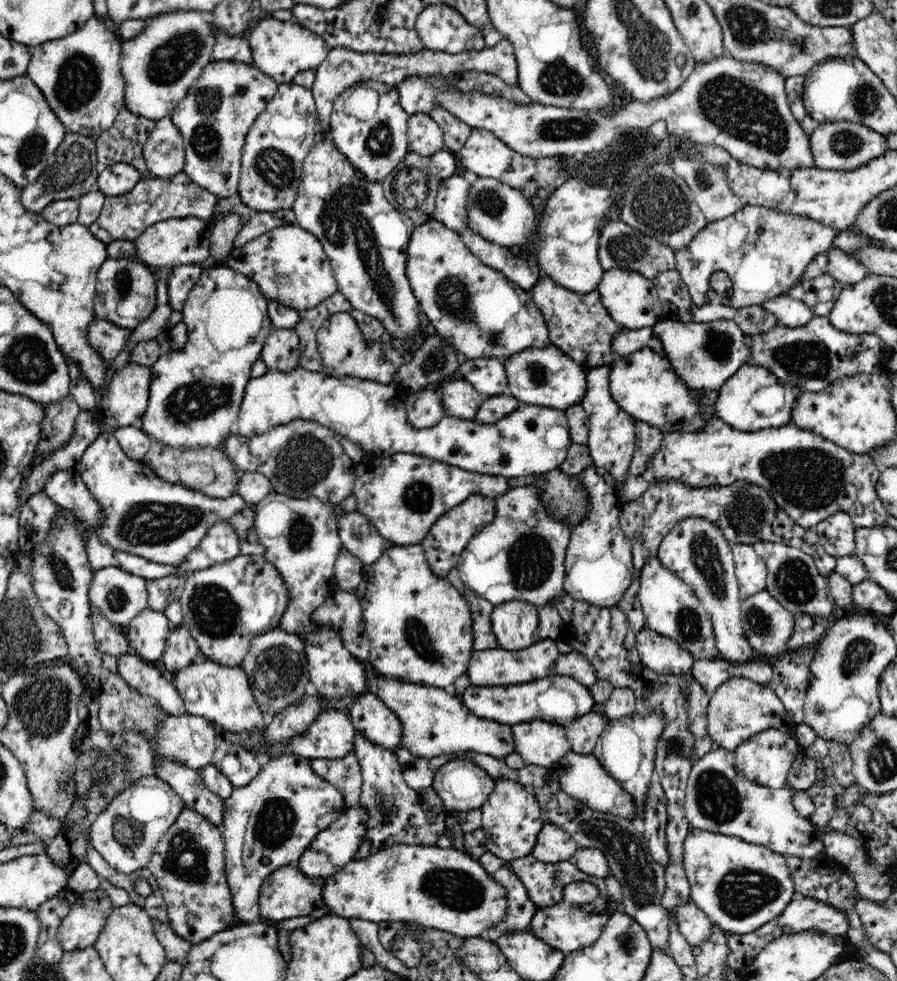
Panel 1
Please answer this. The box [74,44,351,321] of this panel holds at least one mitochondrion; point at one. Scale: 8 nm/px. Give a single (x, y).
(206, 144)

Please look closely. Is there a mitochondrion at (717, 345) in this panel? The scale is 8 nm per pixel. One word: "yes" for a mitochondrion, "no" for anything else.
yes

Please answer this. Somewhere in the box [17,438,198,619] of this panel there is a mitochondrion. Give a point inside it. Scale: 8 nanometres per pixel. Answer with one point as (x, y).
(61, 571)

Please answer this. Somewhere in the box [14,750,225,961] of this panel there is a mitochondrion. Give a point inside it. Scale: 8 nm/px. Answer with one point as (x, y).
(186, 858)

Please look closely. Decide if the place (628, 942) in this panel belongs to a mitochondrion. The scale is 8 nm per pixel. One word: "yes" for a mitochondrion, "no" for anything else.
yes

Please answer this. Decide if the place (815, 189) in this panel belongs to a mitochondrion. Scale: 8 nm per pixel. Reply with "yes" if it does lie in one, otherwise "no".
no

